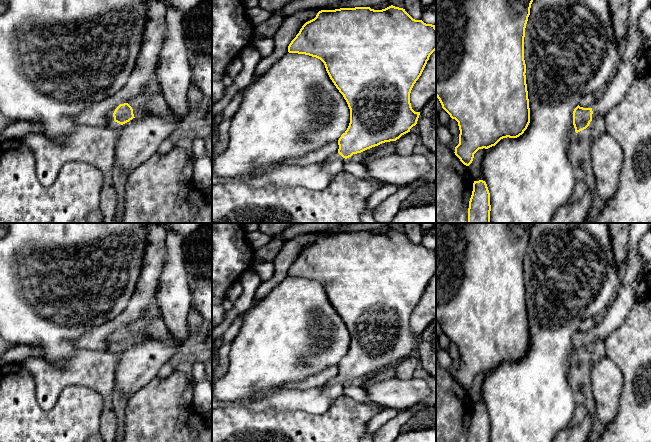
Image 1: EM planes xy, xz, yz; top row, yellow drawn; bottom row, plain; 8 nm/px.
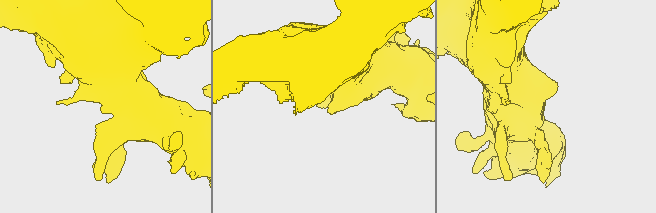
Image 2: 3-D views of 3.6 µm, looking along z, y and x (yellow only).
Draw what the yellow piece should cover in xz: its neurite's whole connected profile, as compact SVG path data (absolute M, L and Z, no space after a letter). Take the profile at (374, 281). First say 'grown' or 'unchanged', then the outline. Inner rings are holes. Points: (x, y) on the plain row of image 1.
grown; M393 229L374 234L370 231L340 232L321 234L316 241L306 246L288 270L289 277L305 278L320 283L326 295L346 324L350 333L350 347L338 364L338 377L329 380L319 388L306 390L279 389L278 391L257 394L248 409L261 412L268 409L278 411L301 410L311 414L325 413L331 405L344 396L345 384L353 378L385 366L396 365L410 356L417 348L420 336L415 336L410 327L410 317L421 300L430 279L436 274L436 251L422 244L413 243L403 232Z

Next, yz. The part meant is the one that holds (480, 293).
unchanged; M436 223L436 321L442 332L458 346L459 368L455 379L469 390L479 373L495 370L503 362L517 362L524 357L530 347L530 332L526 308L526 288L524 284L525 252L534 223Z

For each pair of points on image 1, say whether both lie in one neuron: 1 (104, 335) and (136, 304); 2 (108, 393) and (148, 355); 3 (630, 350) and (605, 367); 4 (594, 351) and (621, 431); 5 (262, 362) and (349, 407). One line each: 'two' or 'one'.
1: one
2: two
3: two
4: two
5: two

